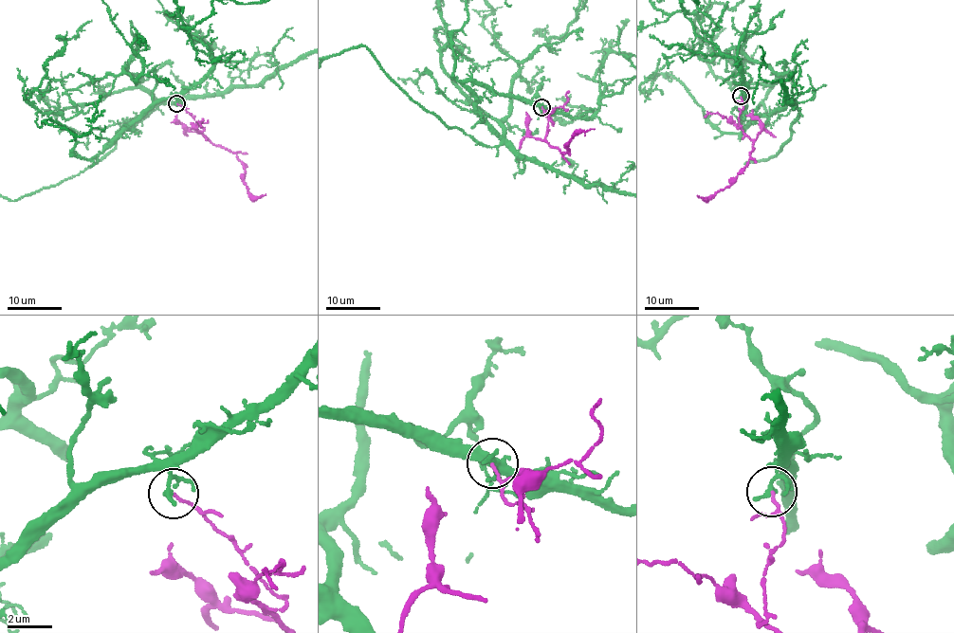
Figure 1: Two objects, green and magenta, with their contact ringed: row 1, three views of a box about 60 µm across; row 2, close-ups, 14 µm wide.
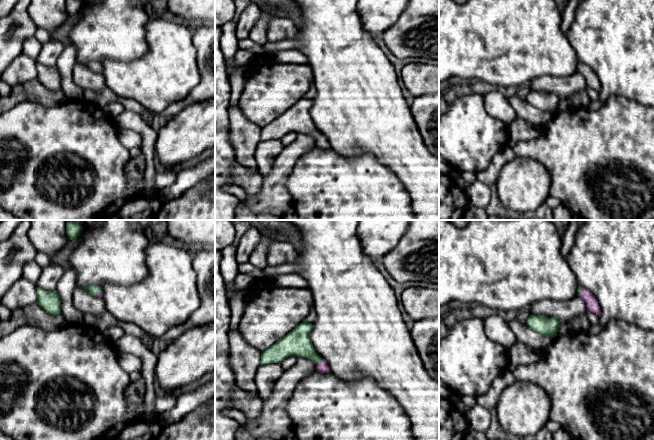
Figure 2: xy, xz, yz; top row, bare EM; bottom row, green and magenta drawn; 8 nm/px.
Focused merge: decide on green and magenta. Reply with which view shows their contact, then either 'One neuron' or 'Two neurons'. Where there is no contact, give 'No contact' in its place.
Touches green in xz. Two neurons

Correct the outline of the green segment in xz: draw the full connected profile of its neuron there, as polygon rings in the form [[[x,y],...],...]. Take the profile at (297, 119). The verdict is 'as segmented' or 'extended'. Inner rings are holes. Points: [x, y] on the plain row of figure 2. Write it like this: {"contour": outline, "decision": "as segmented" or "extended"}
{"contour": [[[301,98],[286,112],[278,116],[270,124],[262,127],[261,140],[279,139],[290,132],[311,135],[316,141],[323,138],[312,119],[310,108],[312,99]]], "decision": "as segmented"}

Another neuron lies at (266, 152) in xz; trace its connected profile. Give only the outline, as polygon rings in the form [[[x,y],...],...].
[[[279,139],[261,140],[255,151],[257,161],[257,171],[263,177],[267,175],[276,157],[281,153],[284,146]]]

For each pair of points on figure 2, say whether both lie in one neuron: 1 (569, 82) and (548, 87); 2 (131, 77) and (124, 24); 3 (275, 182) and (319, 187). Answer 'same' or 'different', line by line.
1: same
2: different
3: different

